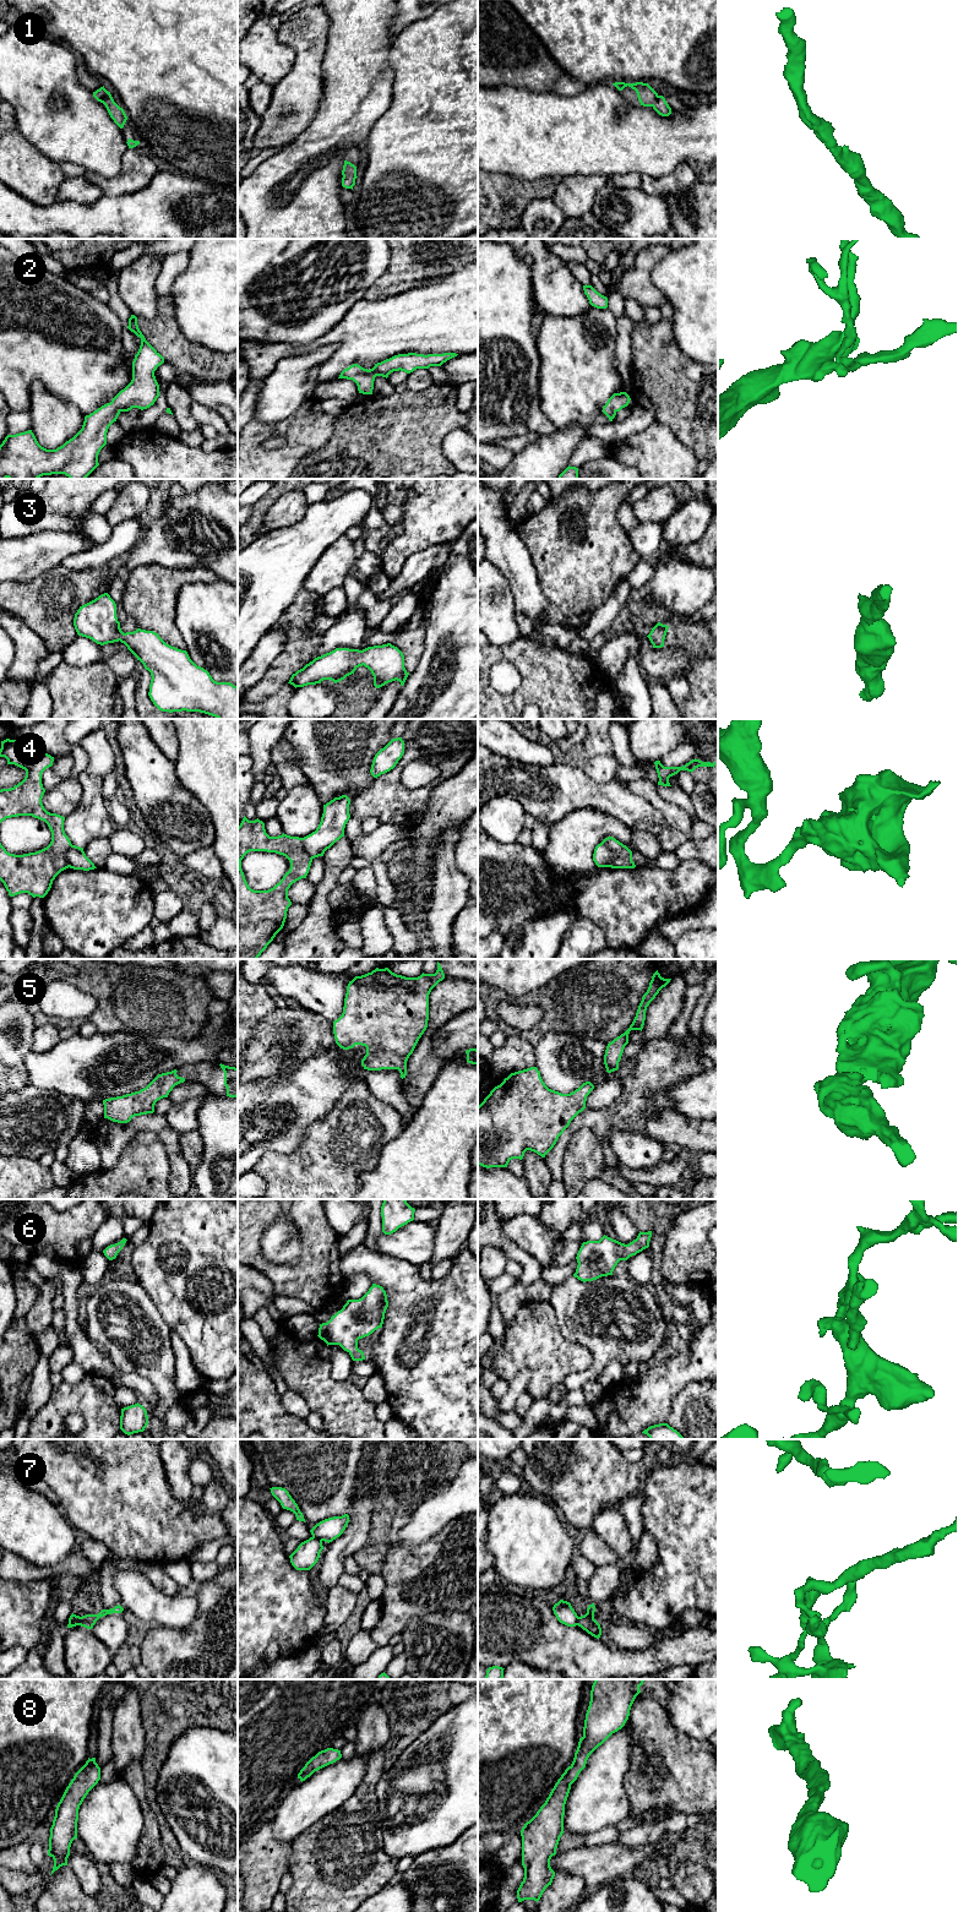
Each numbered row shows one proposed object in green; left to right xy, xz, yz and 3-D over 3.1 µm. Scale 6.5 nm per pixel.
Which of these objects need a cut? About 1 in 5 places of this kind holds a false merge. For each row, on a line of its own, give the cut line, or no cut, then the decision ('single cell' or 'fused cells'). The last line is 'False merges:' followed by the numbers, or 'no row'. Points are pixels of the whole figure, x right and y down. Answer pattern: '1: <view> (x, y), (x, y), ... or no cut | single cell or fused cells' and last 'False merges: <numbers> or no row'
1: no cut | single cell
2: no cut | single cell
3: no cut | single cell
4: yz (602, 842), (611, 851), (611, 861), (608, 866) | fused cells
5: no cut | single cell
6: no cut | single cell
7: xy (74, 1614), (79, 1624) | fused cells
8: no cut | single cell
False merges: 4, 7

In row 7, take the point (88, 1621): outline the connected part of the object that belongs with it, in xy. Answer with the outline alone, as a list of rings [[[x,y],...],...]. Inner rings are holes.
[[[118,1605],[114,1608],[110,1609],[102,1609],[98,1614],[86,1614],[86,1616],[76,1616],[76,1619],[78,1622],[78,1625],[85,1627],[87,1629],[92,1629],[93,1625],[96,1624],[96,1622],[100,1618],[104,1617],[107,1614],[111,1614],[111,1613],[121,1613],[124,1611],[124,1608]]]

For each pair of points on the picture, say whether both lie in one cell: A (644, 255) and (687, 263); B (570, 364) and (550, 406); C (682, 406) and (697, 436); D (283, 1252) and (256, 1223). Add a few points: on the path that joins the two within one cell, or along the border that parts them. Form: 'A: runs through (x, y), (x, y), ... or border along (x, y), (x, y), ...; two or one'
A: border along (670, 251), (651, 273), (651, 281), (656, 287); two
B: runs through (570, 374), (570, 386), (560, 396); one
C: runs through (690, 413), (697, 429); one
D: border along (287, 1214), (264, 1232), (260, 1253), (265, 1259); two

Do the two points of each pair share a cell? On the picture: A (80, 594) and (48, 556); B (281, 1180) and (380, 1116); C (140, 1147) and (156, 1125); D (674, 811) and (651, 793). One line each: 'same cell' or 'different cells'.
A: different cells
B: same cell
C: different cells
D: same cell

